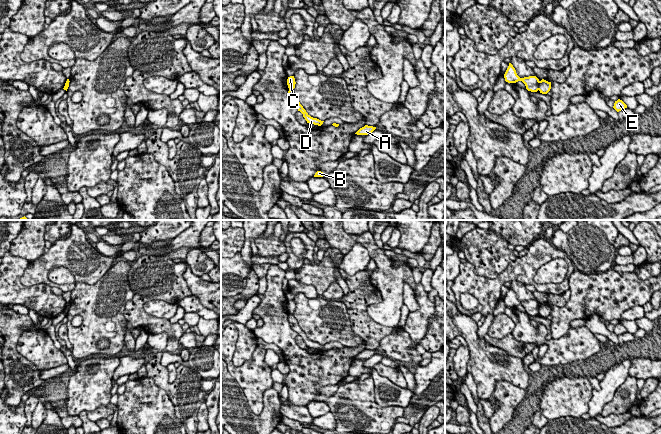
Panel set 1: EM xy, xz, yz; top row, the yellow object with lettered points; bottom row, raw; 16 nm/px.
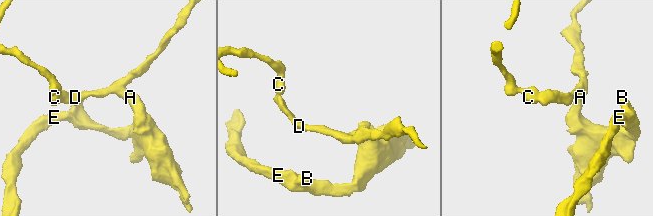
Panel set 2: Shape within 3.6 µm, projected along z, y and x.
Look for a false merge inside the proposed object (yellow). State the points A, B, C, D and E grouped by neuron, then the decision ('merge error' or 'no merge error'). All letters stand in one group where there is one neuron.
groups A B D E / C; merge error

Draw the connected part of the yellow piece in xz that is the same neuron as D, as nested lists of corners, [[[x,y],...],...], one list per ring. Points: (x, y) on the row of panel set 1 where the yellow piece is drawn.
[[[289,90],[288,91],[288,97],[289,100],[291,102],[291,104],[303,114],[303,117],[305,118],[305,120],[307,121],[307,123],[309,124],[314,124],[314,125],[318,125],[321,126],[323,124],[324,121],[321,121],[317,118],[313,118],[311,117],[306,110],[303,108],[303,106],[300,104],[300,102],[298,101],[298,97],[296,96],[296,94],[293,92],[293,90]]]

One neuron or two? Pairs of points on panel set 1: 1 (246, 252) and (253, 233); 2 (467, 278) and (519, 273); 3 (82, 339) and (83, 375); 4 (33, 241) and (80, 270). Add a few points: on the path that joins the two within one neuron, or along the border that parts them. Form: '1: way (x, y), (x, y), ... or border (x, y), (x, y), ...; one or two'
1: way (247, 247), (248, 238); one
2: way (480, 284), (495, 284), (506, 276); one
3: border (88, 357), (82, 360); two
4: border (44, 253), (29, 262); two

